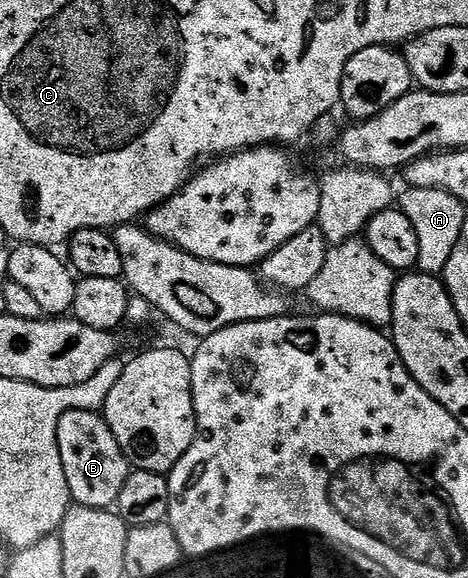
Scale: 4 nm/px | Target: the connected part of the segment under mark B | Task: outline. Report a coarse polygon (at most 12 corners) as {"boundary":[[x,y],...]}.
{"boundary":[[66,413],[58,453],[75,506],[115,508],[130,464],[103,414]]}

